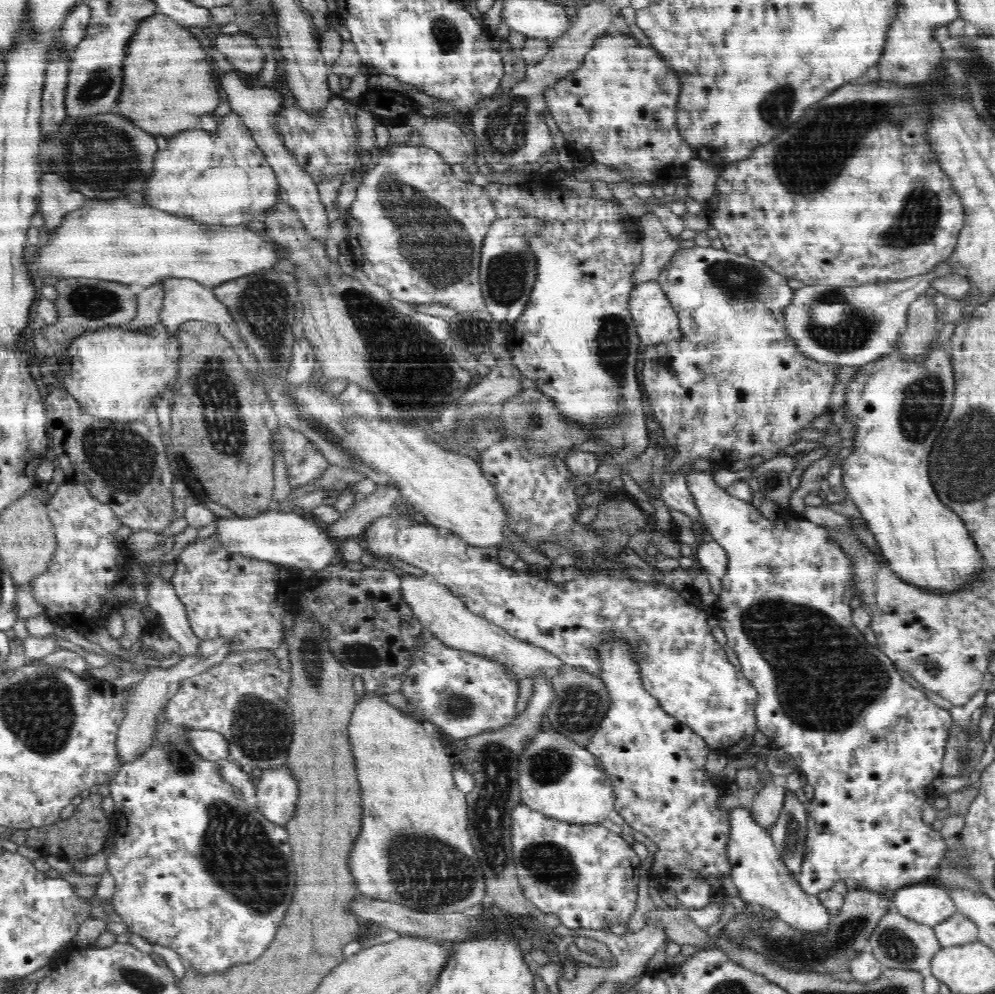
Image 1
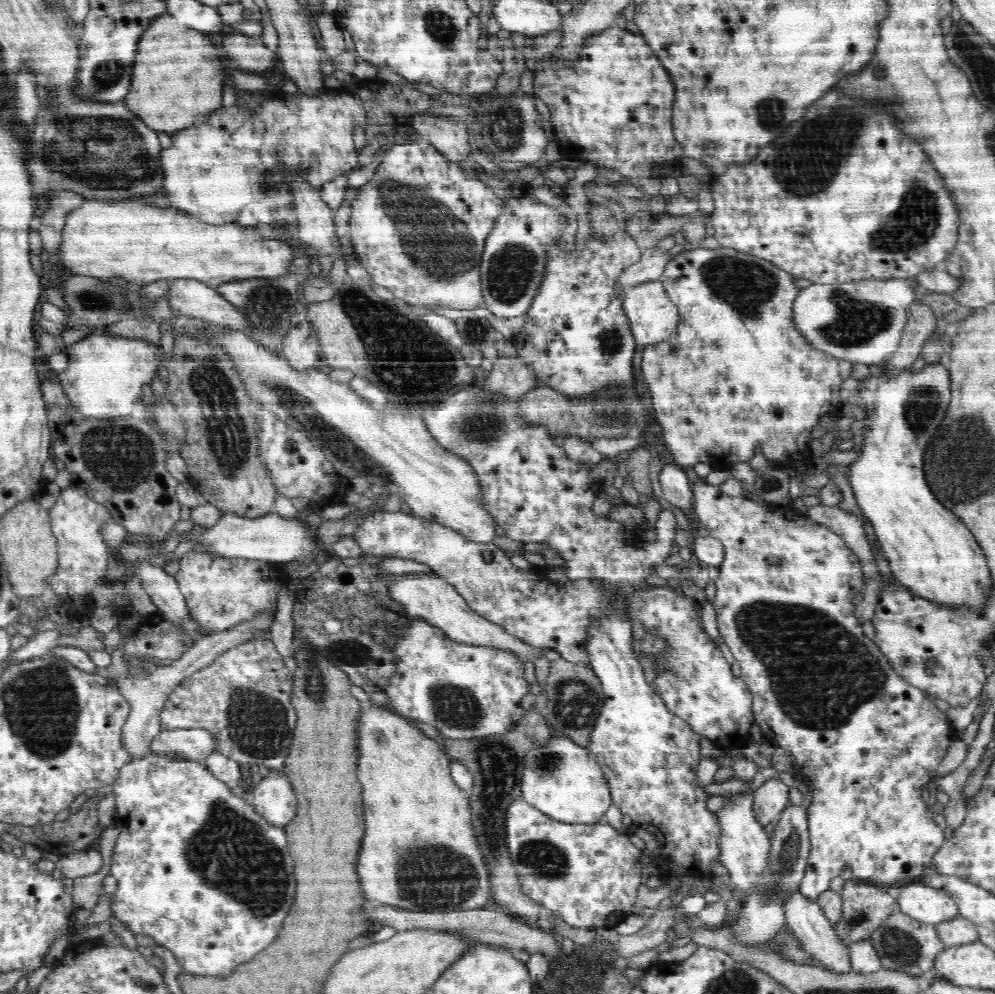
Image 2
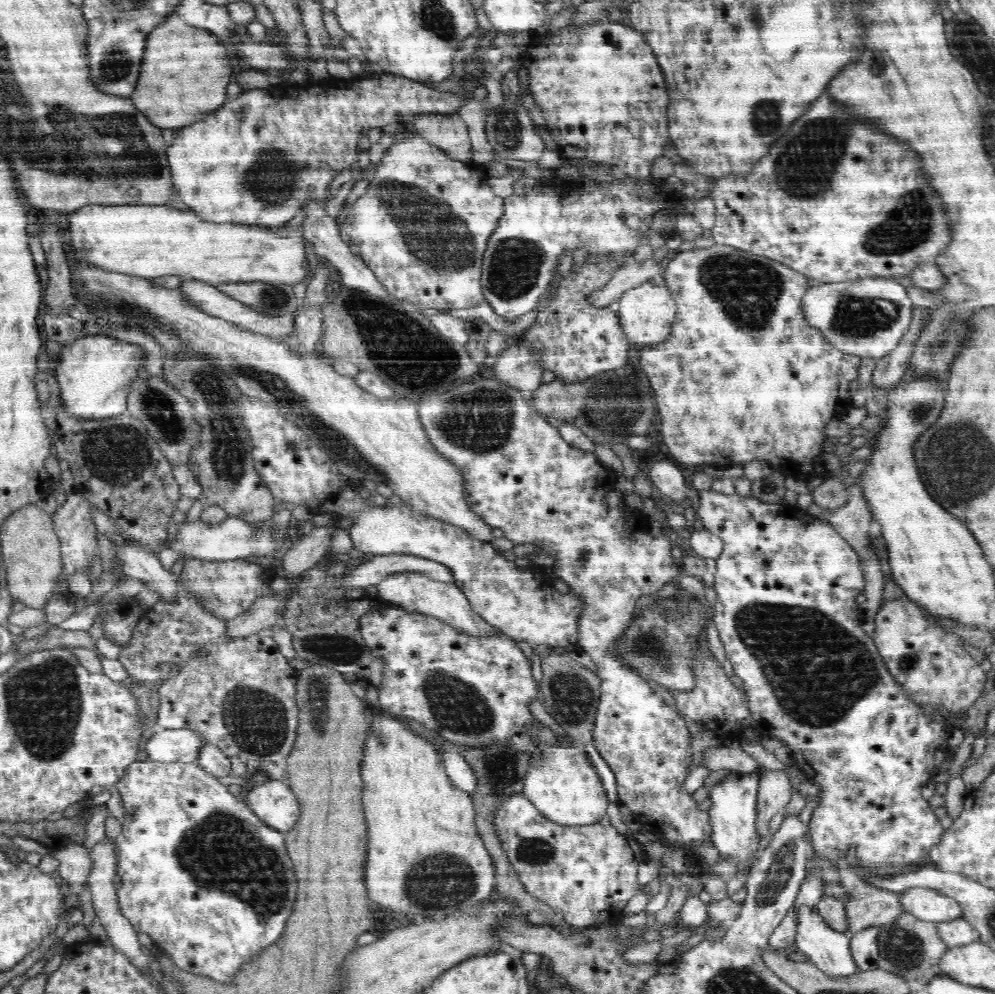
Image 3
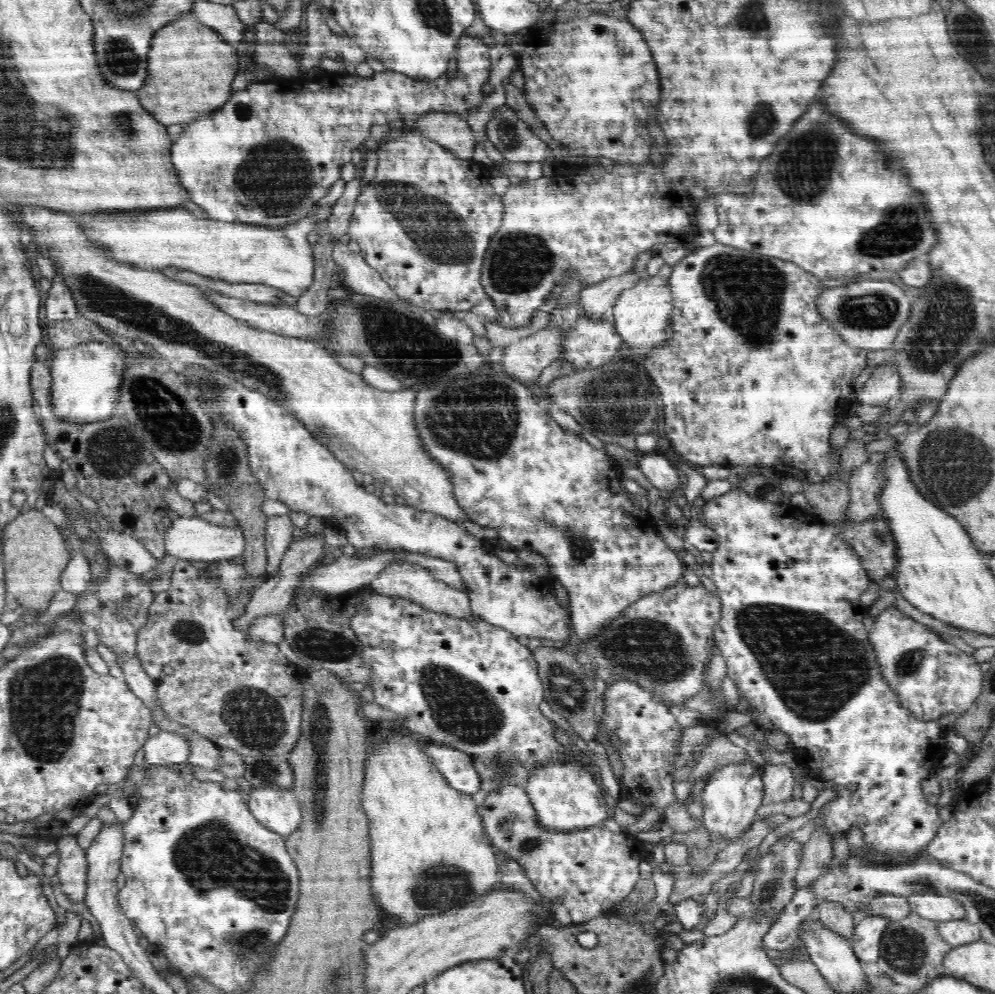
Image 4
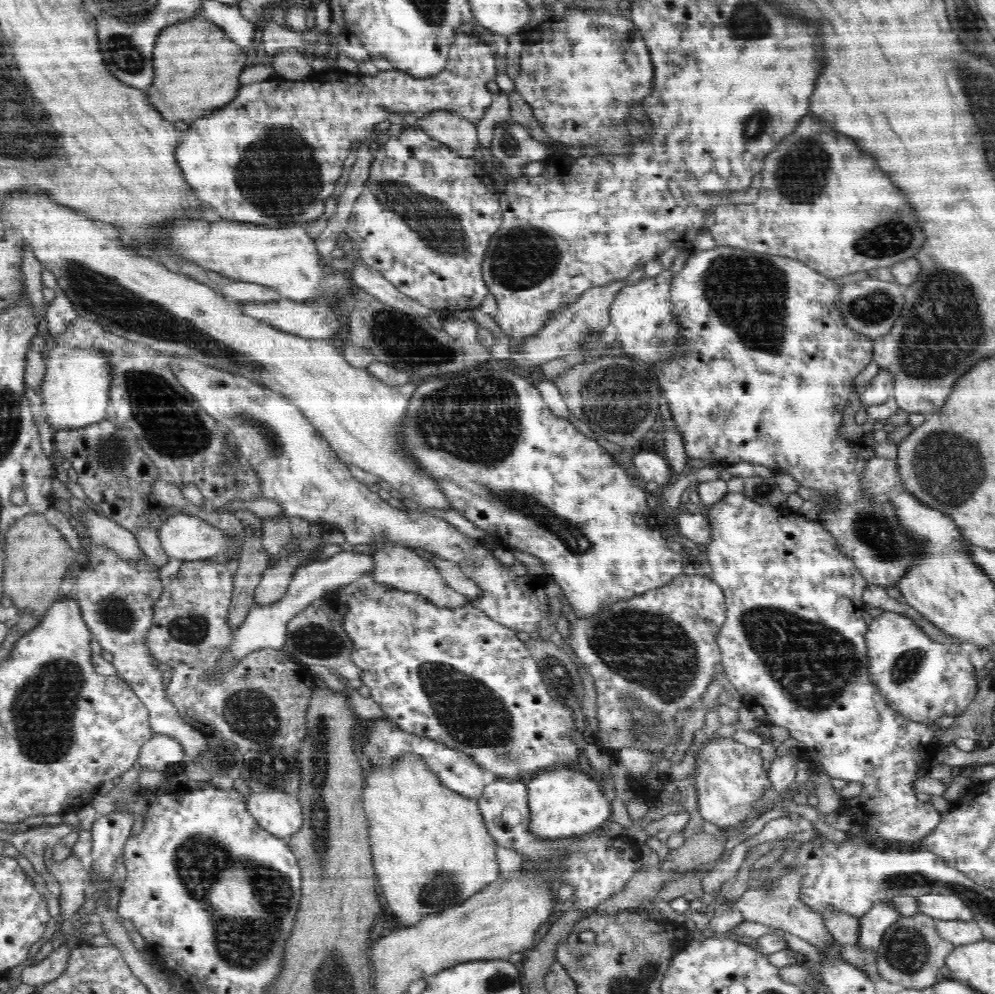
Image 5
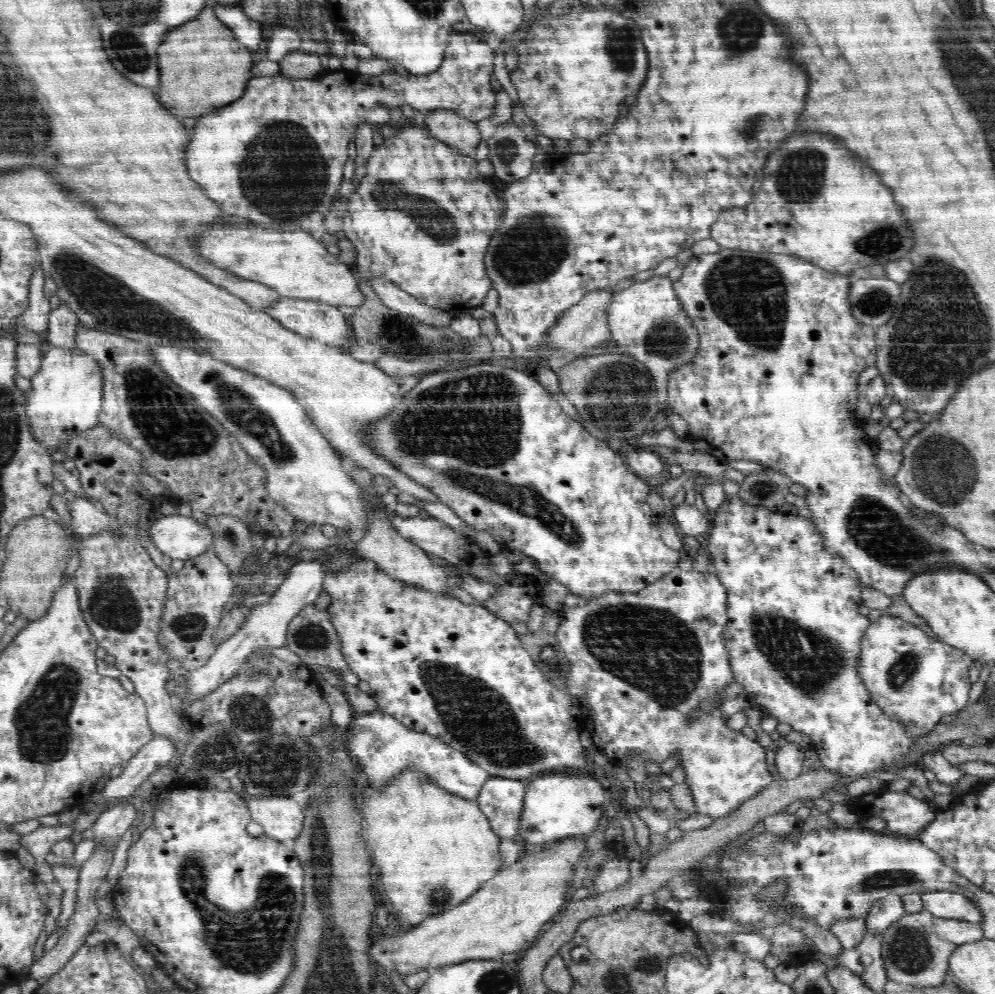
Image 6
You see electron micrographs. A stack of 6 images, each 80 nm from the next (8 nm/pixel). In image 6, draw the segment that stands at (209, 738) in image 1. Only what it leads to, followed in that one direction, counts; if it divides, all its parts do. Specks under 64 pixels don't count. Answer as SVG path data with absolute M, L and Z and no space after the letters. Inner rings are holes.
M155 736L150 742L144 744L144 746L130 759L130 762L123 767L123 771L119 777L111 778L106 782L100 793L105 796L107 801L111 798L122 799L133 795L134 790L136 790L152 772L164 765L168 765L168 762L176 757L178 757L178 752L176 751L176 747L174 747L174 743L166 737Z

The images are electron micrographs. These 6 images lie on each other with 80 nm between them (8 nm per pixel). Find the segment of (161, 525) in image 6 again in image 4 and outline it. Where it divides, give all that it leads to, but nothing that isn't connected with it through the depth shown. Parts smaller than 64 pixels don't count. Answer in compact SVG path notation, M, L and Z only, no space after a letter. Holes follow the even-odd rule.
M180 516L172 522L172 525L165 531L165 548L166 553L173 558L214 563L215 561L234 559L244 555L246 551L244 532L239 525L236 528L214 525L200 516Z

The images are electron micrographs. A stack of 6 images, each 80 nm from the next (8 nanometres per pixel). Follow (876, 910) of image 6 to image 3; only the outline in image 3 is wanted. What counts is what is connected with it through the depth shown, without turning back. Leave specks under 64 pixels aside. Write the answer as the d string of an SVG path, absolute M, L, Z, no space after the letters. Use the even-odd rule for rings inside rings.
M870 926L851 936L851 953L858 970L862 972L879 968L880 955L877 939L879 928L880 926Z

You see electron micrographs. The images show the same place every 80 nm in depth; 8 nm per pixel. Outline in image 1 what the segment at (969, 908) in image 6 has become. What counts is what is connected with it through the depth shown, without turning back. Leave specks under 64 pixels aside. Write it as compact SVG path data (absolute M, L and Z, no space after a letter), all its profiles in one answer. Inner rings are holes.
M930 881L899 888L890 895L896 912L929 927L935 927L957 912L948 891Z

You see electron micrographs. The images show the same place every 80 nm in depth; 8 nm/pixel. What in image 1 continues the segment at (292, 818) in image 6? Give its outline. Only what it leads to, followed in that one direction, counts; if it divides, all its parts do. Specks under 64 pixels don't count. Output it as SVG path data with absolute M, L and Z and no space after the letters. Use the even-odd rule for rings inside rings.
M287 765L263 771L256 787L256 808L270 822L284 826L293 817L298 798L298 783Z

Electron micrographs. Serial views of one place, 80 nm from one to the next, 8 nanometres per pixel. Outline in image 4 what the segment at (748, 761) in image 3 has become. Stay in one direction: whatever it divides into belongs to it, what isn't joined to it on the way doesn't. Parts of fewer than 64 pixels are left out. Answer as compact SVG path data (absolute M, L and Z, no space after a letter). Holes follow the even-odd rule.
M719 731L719 733L720 735L701 751L701 757L689 774L687 781L694 780L695 782L695 778L710 775L712 770L716 770L724 764L744 764L752 759L744 749L734 746L724 732Z

